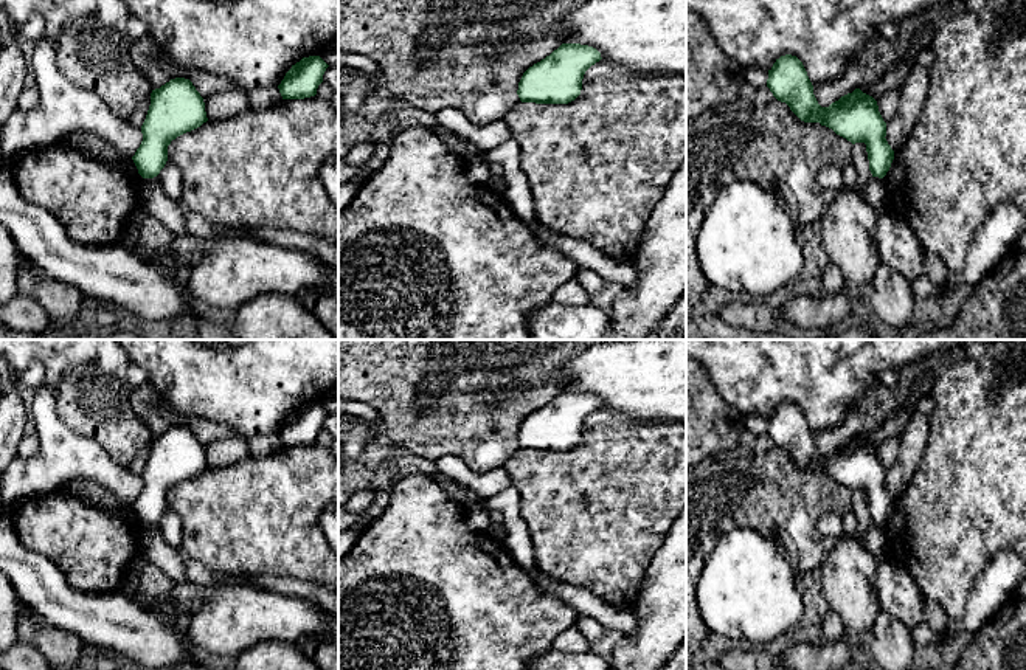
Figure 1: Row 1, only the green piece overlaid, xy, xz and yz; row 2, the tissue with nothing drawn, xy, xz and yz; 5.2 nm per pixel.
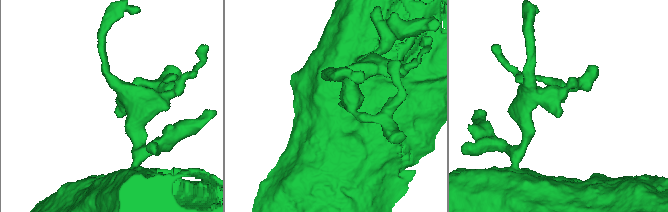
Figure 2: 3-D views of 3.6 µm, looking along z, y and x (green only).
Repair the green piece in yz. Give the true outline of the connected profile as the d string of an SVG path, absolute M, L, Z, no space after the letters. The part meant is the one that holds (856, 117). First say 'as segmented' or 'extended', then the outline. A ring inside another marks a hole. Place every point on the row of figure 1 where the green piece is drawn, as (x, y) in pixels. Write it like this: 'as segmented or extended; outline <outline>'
as segmented; outline M792 54L776 59L768 70L767 87L804 123L820 123L852 144L865 143L872 177L883 178L894 160L886 141L886 123L877 101L855 88L829 107L821 107L802 62Z

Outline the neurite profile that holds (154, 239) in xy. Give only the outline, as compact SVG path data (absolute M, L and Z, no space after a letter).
M140 216L140 231L135 243L135 256L144 261L154 261L169 254L174 248L174 233L171 233L154 216Z

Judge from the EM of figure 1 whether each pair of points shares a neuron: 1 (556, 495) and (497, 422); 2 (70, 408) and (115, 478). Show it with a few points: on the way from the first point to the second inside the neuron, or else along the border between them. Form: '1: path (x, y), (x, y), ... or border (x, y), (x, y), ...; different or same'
1: border (519, 447), (503, 466); different
2: border (58, 417), (76, 435), (93, 439), (115, 462); different

